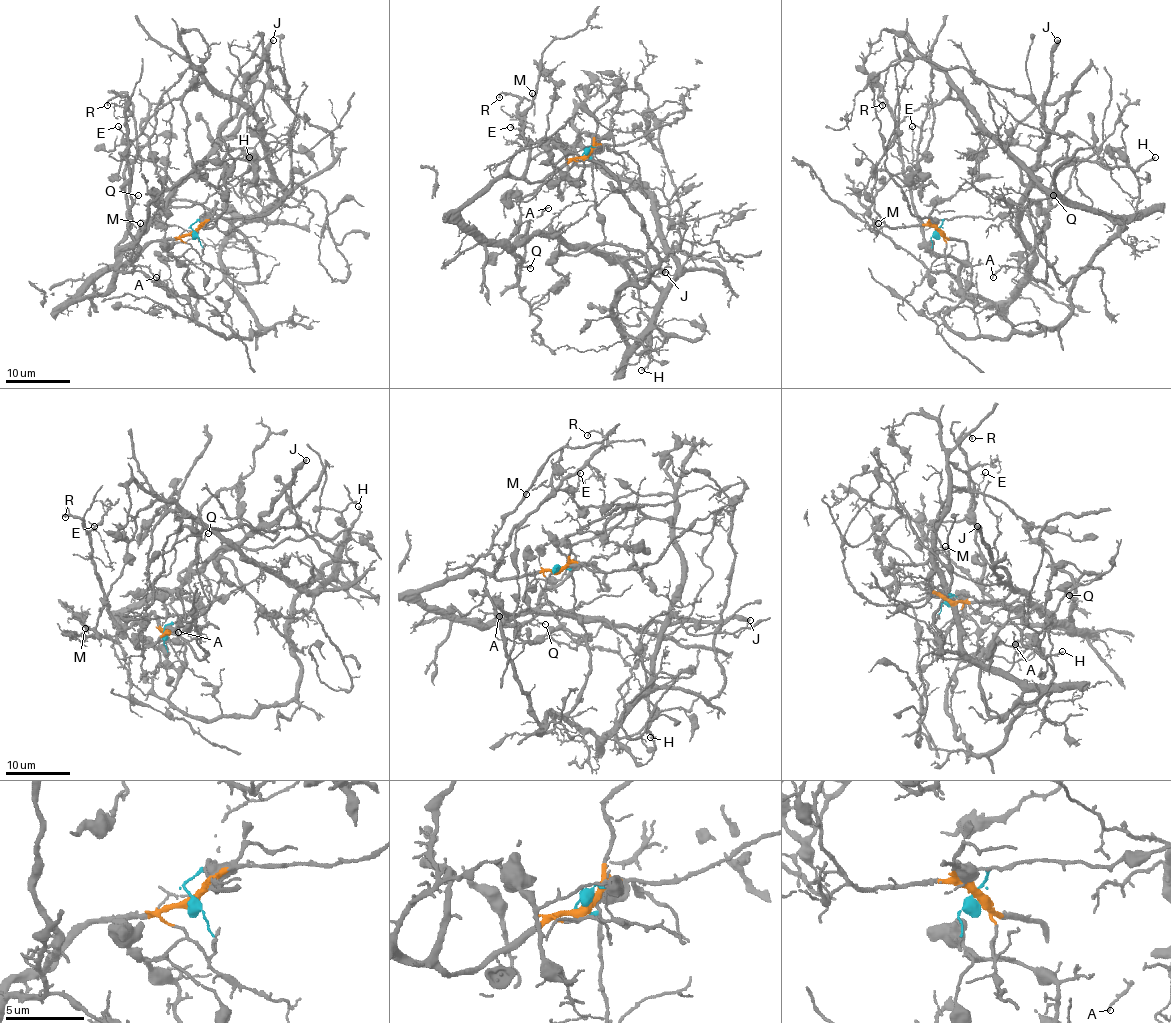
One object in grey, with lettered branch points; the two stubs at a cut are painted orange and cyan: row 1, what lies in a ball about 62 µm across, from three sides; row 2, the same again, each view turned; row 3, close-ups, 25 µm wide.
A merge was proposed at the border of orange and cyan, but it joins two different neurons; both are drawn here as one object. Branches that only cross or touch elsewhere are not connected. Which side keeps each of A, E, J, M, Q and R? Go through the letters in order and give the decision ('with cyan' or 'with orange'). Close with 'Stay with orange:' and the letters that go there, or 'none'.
A: with orange
E: with orange
J: with orange
M: with orange
Q: with orange
R: with orange
Stay with orange: A, E, J, M, Q, R

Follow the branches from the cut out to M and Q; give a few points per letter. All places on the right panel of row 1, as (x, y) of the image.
M: (939, 234), (965, 244), (968, 257), (955, 274), (929, 271), (897, 247), (877, 223)
Q: (939, 234), (965, 244), (962, 291), (1004, 302), (1036, 263), (1034, 245), (1052, 195)

